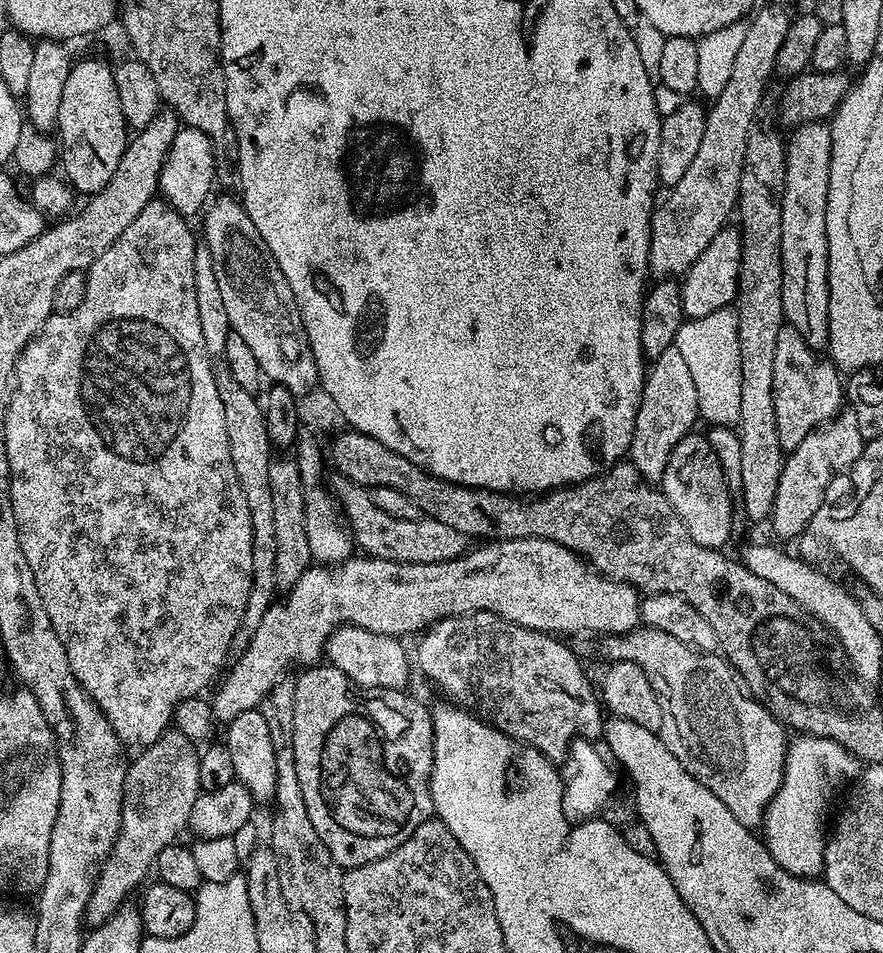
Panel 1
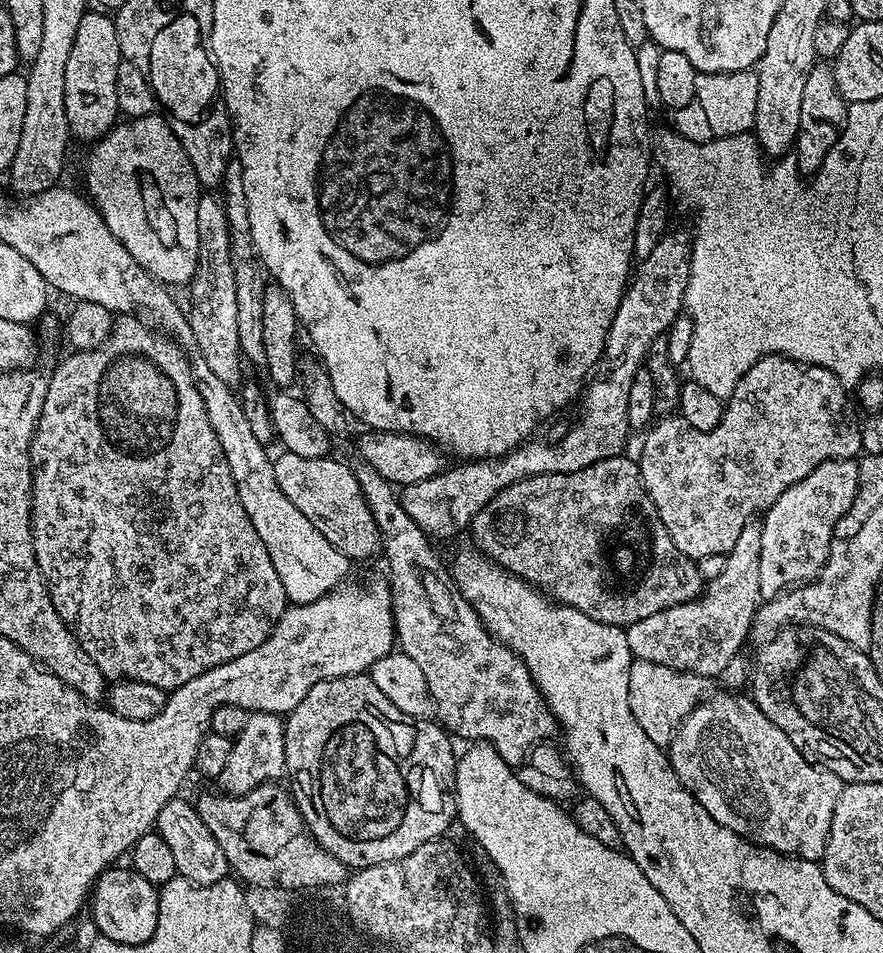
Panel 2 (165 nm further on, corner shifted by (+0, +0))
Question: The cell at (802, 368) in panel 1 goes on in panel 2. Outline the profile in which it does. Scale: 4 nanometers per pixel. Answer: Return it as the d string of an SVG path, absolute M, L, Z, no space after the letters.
M774 355L761 356L758 362L754 362L754 366L750 366L750 370L746 370L746 374L742 374L742 378L736 383L735 390L724 404L721 421L714 429L707 432L696 430L679 414L668 414L657 419L643 433L644 445L640 448L640 456L638 455L640 477L650 502L654 502L658 510L658 518L662 518L662 526L666 526L670 538L674 538L674 546L678 546L681 557L698 561L706 558L707 555L728 556L748 520L753 519L761 510L768 509L781 494L790 490L790 486L794 486L794 482L802 482L802 478L806 478L810 470L822 466L822 462L827 460L850 460L859 457L862 452L861 421L858 416L856 420L856 412L852 406L854 407L854 400L849 389L845 388L842 382L838 382L838 378L830 370L813 364L801 364L800 361L791 360L788 356Z

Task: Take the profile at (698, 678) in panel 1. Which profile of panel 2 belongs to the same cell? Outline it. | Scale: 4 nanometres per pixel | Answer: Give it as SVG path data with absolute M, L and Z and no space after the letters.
M720 690L717 696L701 700L682 721L667 749L674 774L714 822L749 837L759 847L819 861L845 781L813 763L752 699L740 695L744 694Z

